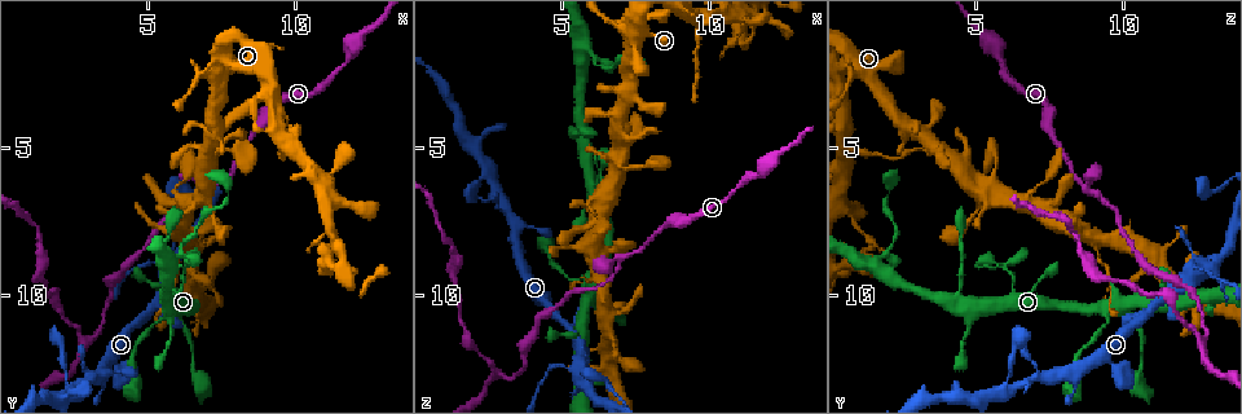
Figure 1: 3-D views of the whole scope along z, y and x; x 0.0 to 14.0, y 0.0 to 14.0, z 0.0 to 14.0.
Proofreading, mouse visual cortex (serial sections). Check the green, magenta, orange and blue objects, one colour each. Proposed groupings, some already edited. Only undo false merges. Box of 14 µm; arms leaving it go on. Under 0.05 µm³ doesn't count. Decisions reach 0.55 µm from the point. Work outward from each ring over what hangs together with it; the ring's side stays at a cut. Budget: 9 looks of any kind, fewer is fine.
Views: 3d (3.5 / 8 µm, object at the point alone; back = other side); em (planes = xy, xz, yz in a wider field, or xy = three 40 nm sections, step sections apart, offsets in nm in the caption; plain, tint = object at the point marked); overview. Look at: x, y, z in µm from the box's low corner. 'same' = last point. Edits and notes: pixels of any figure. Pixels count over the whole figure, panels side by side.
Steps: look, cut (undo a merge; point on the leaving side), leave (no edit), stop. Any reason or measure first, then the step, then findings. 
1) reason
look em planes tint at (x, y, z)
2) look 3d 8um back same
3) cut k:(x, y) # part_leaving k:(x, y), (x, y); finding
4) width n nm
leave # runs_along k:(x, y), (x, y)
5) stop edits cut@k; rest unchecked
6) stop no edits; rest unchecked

a narrow waist
look 3d 3.5um at (5.9, 10.7, 9.3)

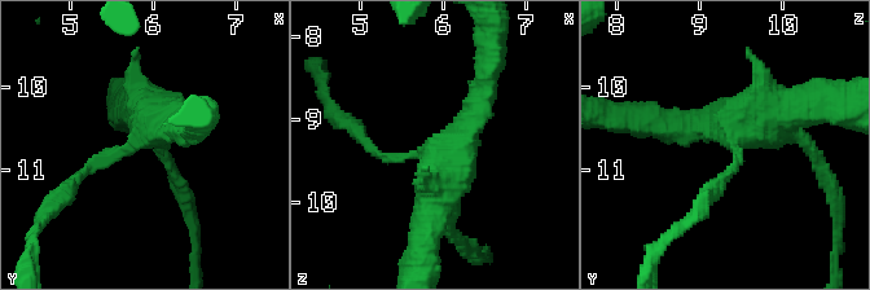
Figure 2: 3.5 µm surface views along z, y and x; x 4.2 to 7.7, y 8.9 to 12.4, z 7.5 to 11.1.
look em xy step 5 tint at (5.85, 10.65, 9.45)

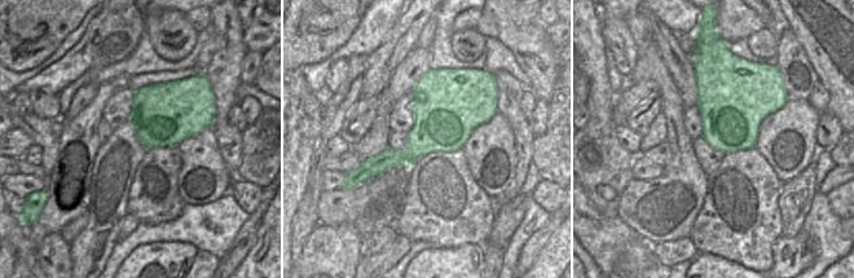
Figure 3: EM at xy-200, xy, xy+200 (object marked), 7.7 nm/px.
leave # continuous, no second cell

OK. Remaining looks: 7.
two arms in line, one across
look 3d 3.5um at (3.0, 11.4, 12.7)

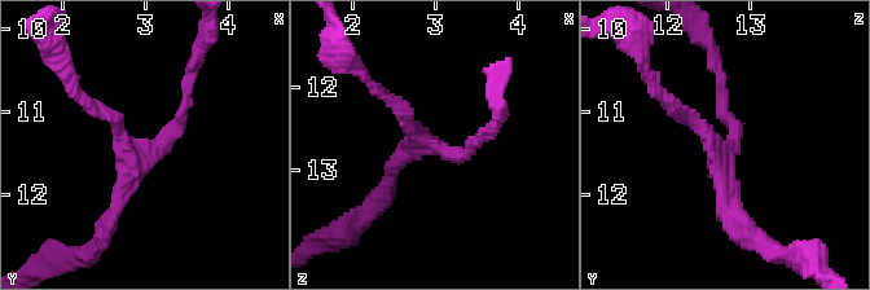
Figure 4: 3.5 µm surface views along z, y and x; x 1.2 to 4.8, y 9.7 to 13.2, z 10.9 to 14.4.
arms 3; arm_widths 150, 200, 200 nm; now the EM
look em xy step 5 tint at (2.95, 11.45, 12.70)

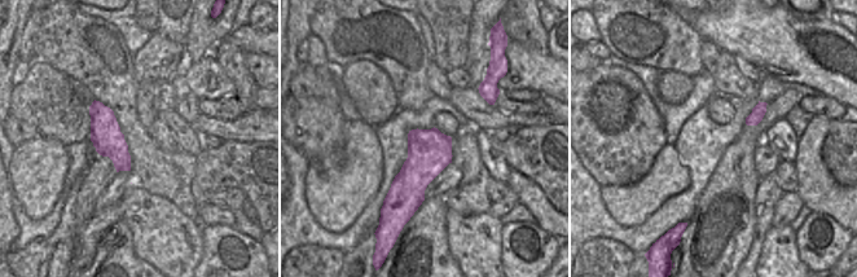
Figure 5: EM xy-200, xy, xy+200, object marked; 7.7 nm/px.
leave # runs_along 4:(478, 141), (443, 152), (383, 95); one cell here

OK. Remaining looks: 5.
four-way junction
look 3d 8um at (6.1, 6.7, 6.7)

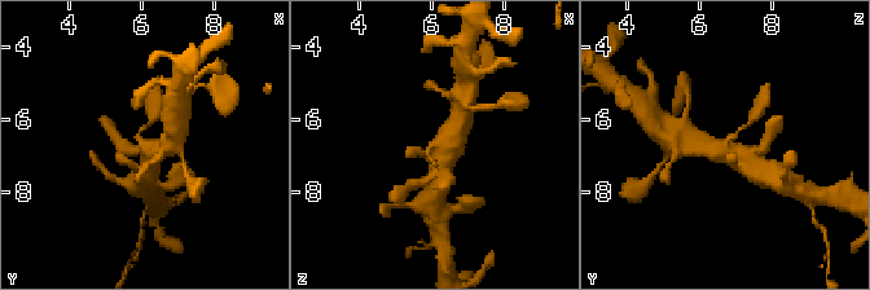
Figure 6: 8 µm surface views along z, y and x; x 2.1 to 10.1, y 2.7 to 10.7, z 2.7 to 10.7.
look 3d 3.5um at (6.1, 6.9, 6.7)

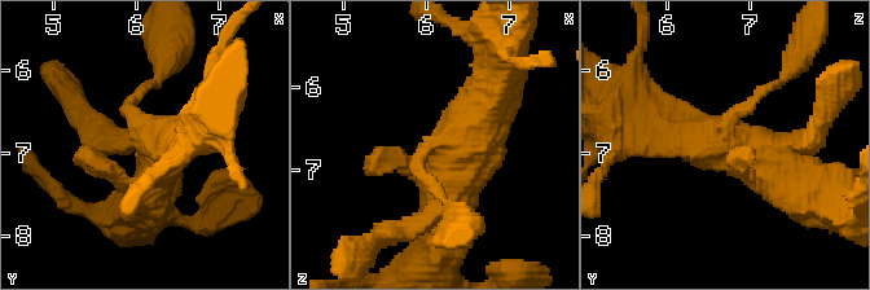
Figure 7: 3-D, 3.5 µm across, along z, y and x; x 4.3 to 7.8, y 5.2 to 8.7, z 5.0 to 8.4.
need the tissue
look em xy step 2 tint at (6.10, 6.75, 6.70)

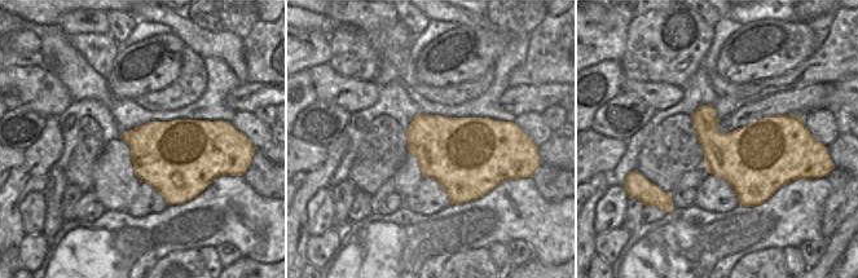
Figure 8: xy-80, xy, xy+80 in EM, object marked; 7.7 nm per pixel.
leave # all the same cell

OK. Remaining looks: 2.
branch point
look 3d 3.5um at (6.3, 9.1, 5.9)

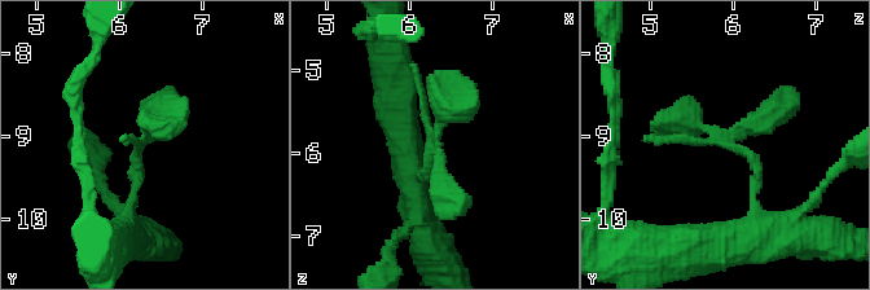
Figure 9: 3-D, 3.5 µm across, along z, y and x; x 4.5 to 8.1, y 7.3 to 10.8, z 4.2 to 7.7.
now the EM
look em planes tint at (6.35, 9.05, 6.00)

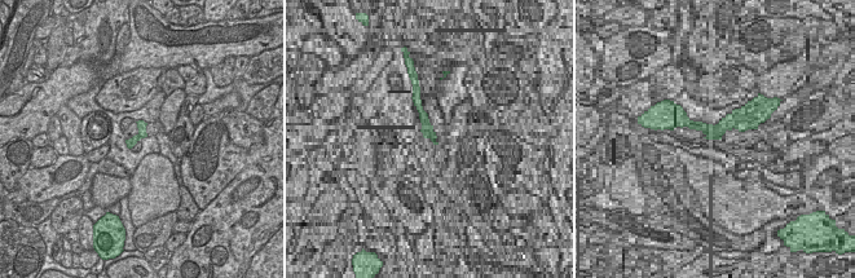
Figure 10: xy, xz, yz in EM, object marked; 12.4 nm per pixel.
leave # all the same cell

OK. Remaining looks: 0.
stop no edits; rest unchecked

